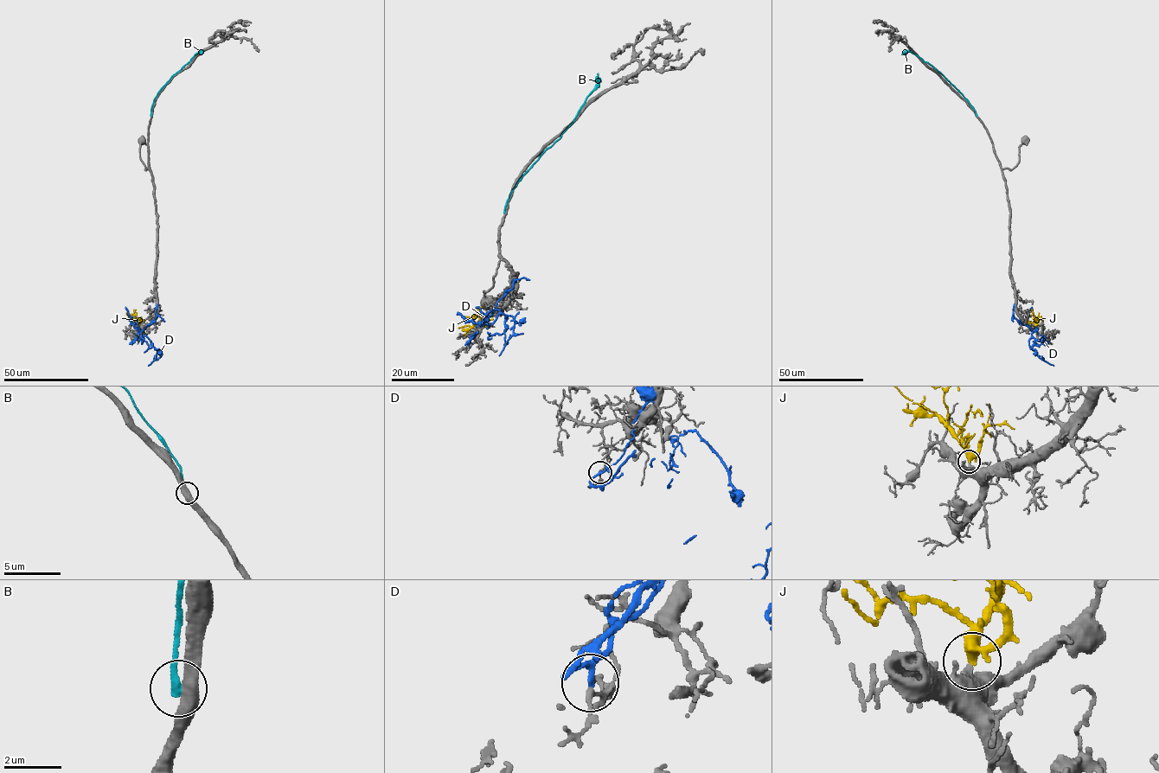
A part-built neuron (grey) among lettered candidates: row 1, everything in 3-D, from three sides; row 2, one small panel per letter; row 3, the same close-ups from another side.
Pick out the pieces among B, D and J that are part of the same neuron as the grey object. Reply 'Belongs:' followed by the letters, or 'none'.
Belongs: J

